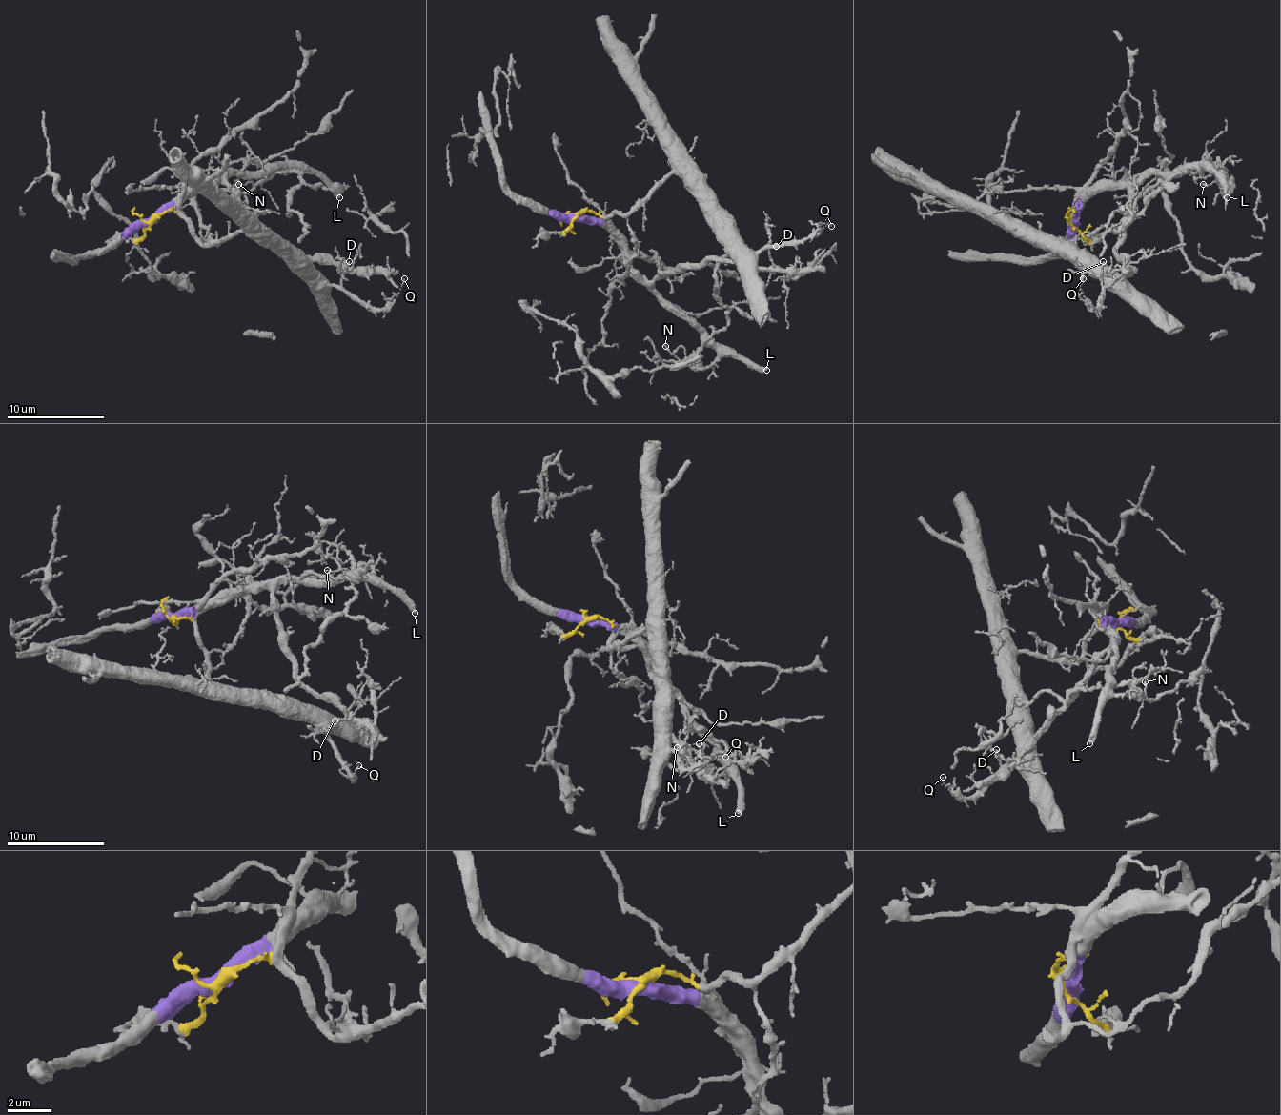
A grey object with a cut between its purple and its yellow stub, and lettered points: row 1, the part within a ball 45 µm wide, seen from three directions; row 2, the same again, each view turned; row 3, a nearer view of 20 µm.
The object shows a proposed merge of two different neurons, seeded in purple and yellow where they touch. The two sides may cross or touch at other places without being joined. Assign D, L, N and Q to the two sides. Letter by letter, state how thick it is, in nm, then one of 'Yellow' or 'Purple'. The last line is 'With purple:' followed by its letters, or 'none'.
D: Thickness 120 nm. Yellow
L: Thickness 380 nm. Purple
N: Thickness 130 nm. Purple
Q: Thickness 100 nm. Yellow
With purple: L, N

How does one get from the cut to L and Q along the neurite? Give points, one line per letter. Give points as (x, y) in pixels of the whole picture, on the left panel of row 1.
L: (150, 222), (189, 191), (213, 188), (234, 173), (272, 173), (289, 169), (308, 169), (339, 197)
Q: (150, 222), (173, 210), (206, 244), (250, 232), (325, 283), (376, 307), (394, 297), (403, 278)

